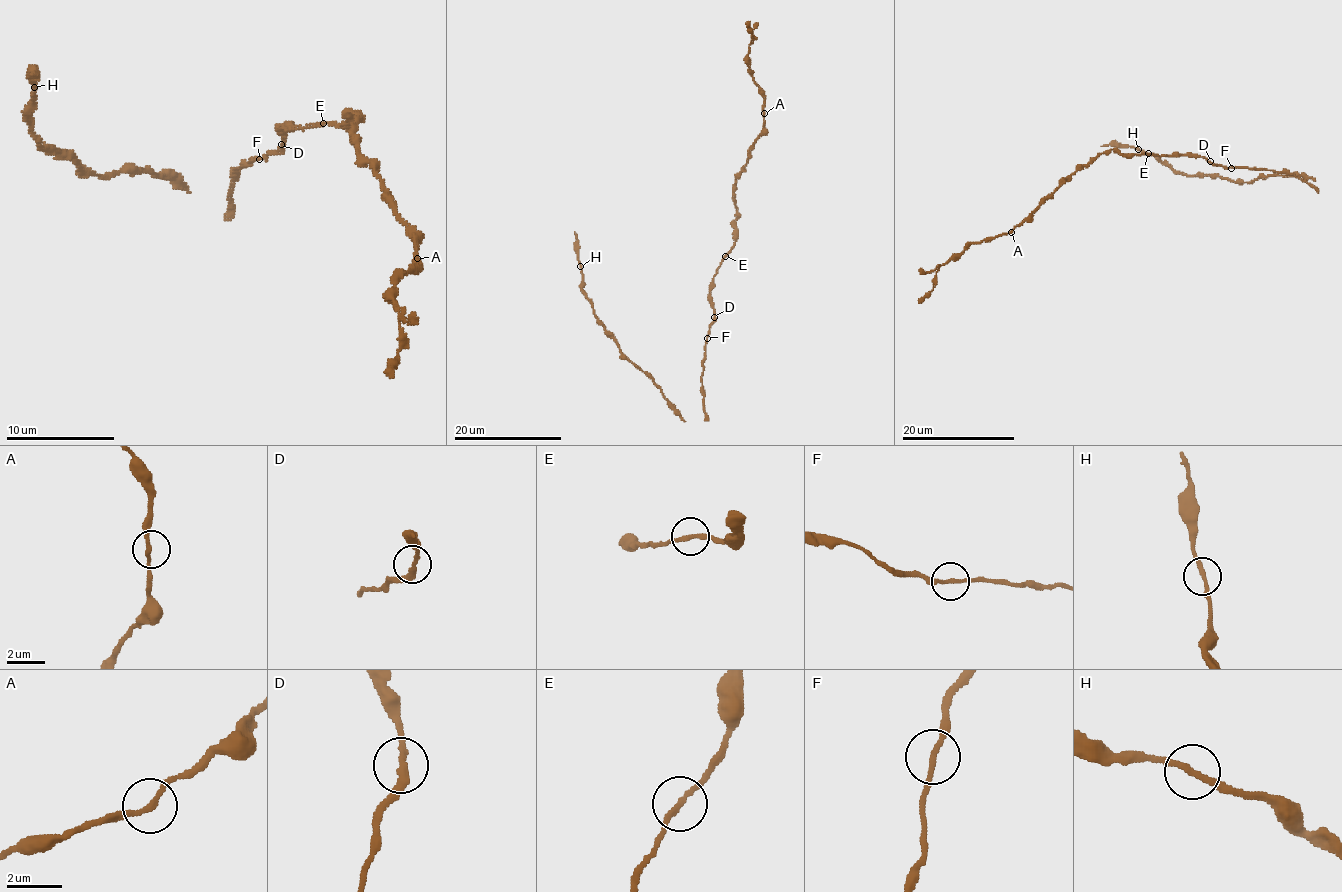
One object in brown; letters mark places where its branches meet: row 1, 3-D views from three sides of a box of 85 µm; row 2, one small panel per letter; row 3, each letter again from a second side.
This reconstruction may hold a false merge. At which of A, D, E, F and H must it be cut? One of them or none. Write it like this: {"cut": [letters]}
{"cut": []}

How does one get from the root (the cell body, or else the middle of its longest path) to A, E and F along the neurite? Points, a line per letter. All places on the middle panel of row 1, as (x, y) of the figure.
A: (714, 315), (711, 284), (723, 257), (735, 241), (735, 177), (763, 131), (764, 113)
E: (714, 315), (711, 284), (725, 256)
F: (714, 315), (707, 338)

